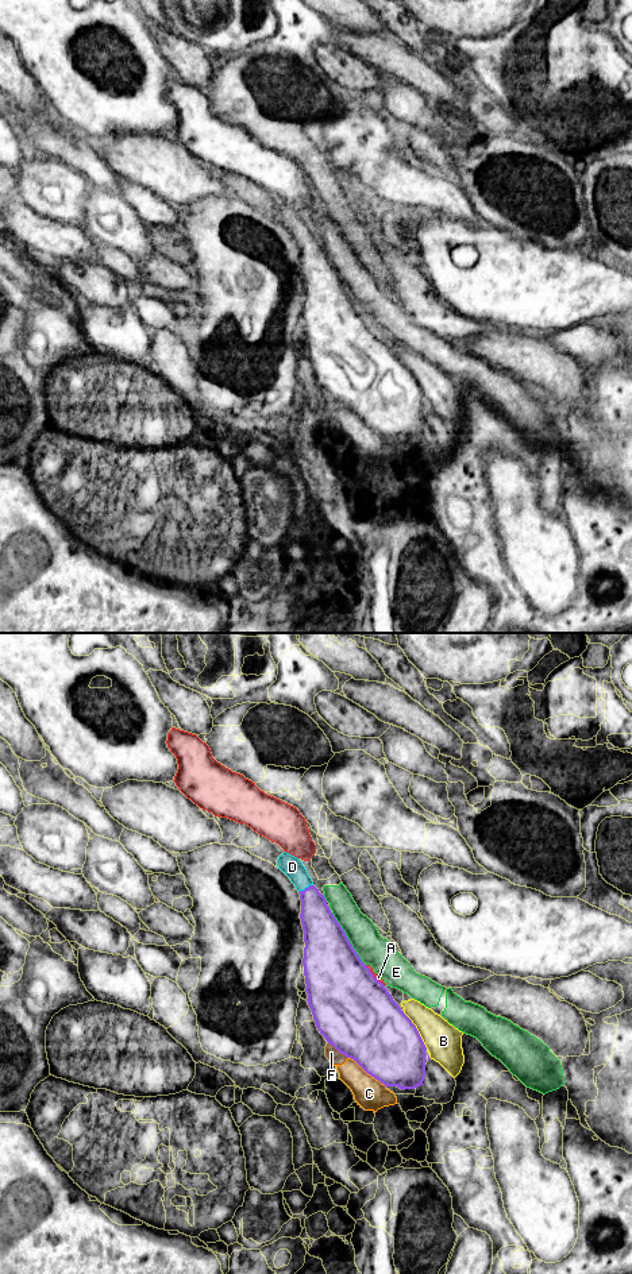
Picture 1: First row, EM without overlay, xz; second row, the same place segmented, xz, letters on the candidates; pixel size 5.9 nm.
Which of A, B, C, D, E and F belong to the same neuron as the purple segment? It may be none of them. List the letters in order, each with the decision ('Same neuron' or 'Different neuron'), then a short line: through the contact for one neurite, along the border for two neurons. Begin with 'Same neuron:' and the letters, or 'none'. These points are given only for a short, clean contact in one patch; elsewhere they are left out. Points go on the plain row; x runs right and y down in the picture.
Same neuron: D
A: Different neuron
B: Different neuron
C: Different neuron
D: Same neuron. Line: xz (320, 280), (313, 255), (305, 240), (292, 219)
E: Different neuron
F: Different neuron. Line: xz (328, 394), (347, 409)

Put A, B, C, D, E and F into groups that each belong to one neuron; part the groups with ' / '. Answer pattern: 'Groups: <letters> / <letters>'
Groups: A / B / C F / D / E

